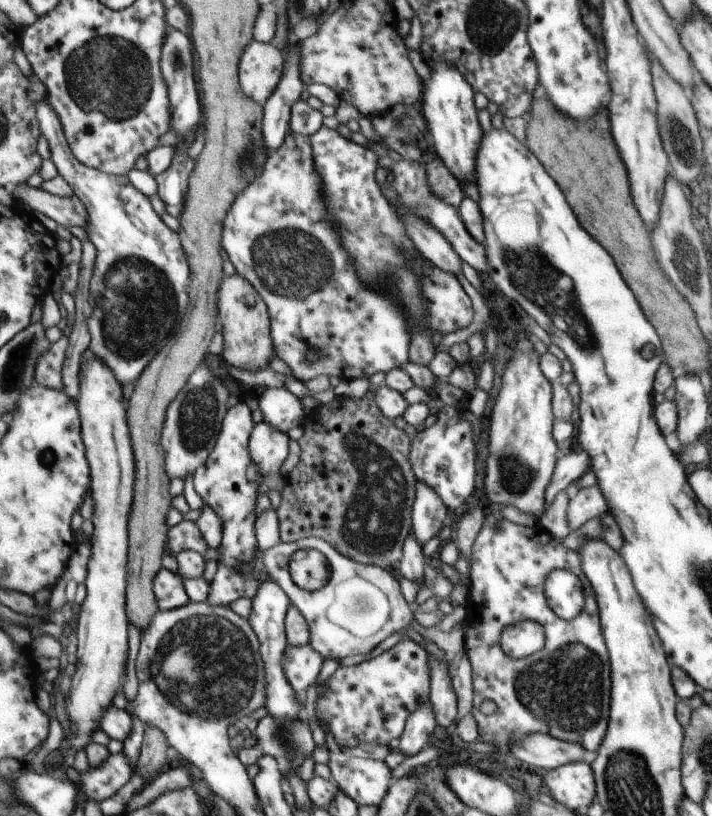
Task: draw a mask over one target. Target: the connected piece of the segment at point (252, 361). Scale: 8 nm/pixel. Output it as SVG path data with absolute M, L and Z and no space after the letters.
M238 272L222 280L218 292L223 350L221 358L229 365L246 371L258 371L270 367L275 357L275 345L272 337L272 320L266 301L258 290Z

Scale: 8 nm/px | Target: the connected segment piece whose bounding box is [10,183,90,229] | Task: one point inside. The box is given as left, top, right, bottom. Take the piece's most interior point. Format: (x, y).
(68, 211)

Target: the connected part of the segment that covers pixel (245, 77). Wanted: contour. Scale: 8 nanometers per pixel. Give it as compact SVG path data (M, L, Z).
M253 40L240 60L240 83L246 95L265 106L282 82L285 60L279 46Z

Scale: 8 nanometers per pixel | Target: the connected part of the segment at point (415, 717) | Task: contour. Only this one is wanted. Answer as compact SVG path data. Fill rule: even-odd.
M430 702L421 703L406 720L405 730L397 740L397 748L404 757L415 756L425 748L427 740L435 730L435 717L430 707Z

